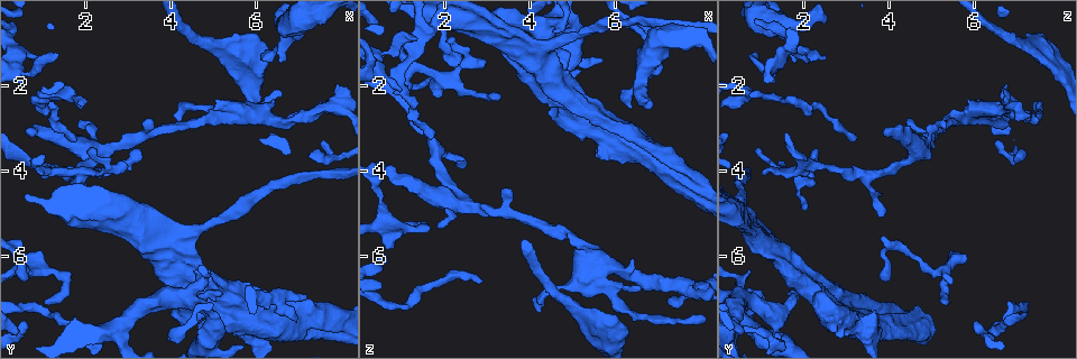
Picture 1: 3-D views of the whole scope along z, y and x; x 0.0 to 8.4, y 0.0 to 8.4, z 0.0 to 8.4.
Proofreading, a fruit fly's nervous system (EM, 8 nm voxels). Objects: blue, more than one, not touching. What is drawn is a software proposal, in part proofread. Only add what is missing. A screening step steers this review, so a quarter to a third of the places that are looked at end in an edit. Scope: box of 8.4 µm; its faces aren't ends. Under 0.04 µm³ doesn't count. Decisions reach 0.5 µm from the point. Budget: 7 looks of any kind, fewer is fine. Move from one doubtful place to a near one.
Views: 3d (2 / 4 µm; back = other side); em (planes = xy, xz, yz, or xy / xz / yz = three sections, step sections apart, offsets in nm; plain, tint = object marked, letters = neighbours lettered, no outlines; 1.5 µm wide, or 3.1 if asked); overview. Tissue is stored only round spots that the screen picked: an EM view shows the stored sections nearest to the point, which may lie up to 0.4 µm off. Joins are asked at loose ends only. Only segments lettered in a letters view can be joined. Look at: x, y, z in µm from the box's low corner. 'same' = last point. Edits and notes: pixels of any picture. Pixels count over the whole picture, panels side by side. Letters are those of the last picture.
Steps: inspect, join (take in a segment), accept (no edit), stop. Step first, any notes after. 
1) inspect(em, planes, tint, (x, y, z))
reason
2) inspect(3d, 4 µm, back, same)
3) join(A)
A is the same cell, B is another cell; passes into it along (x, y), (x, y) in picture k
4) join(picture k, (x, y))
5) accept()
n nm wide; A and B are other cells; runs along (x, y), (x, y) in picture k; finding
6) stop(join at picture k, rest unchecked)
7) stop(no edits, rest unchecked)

inspect(em, yz, step 8, letters, (1.35, 1.30, 0.90))
an open end

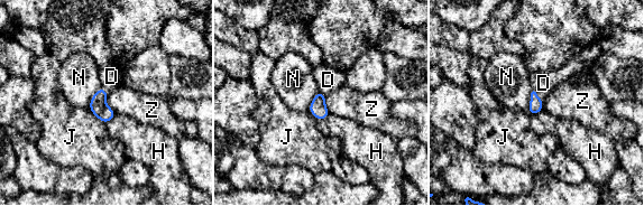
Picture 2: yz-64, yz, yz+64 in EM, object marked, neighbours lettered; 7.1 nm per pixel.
join(D)
N touches over 180 nm; D is the same cell, H, J, N and Z are other cells; passes into it along (535, 105), (536, 95), (543, 83) in picture 2; the neuron continues

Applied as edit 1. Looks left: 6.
inspect(overview)
see it whole again

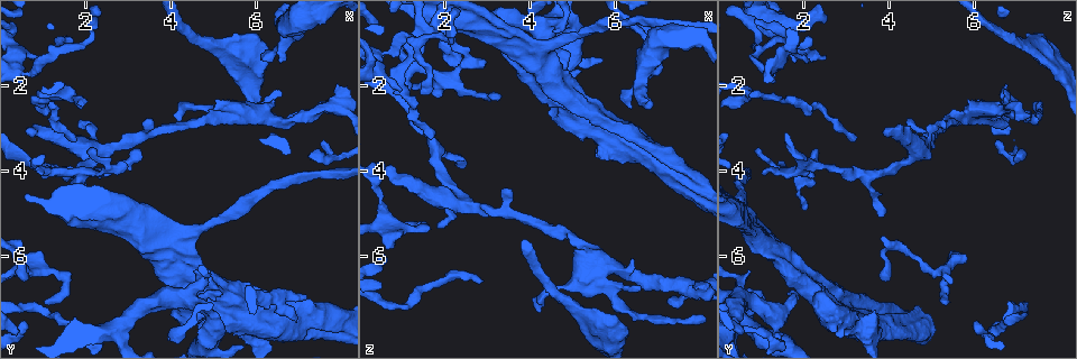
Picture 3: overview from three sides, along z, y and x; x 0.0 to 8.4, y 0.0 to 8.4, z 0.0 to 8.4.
inspect(3d, 4 µm, (3.55, 2.85, 4.50))
branch stops here

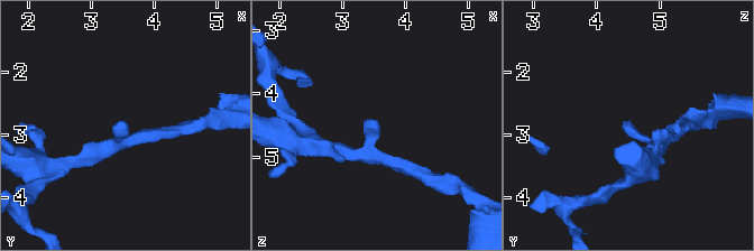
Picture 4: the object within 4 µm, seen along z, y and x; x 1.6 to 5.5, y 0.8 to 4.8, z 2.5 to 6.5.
inspect(em, planes, plain, (3.60, 2.80, 4.50))

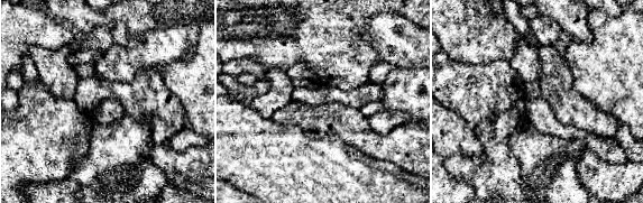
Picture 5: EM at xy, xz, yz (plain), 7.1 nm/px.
inspect(em, planes, letters, same)

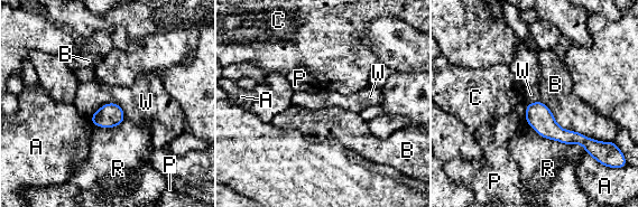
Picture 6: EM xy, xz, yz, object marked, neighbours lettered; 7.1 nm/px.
accept()
170 nm wide; A, B, C, P, R and W are other cells; no lettered segment goes on from it

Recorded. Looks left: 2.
inspect(3d, 2 µm, (1.75, 3.30, 3.15))
an open end

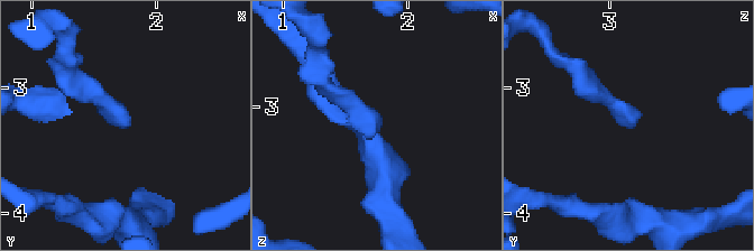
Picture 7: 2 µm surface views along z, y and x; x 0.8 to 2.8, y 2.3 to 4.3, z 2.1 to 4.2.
inspect(em, planes, letters, (1.80, 3.30, 3.14))

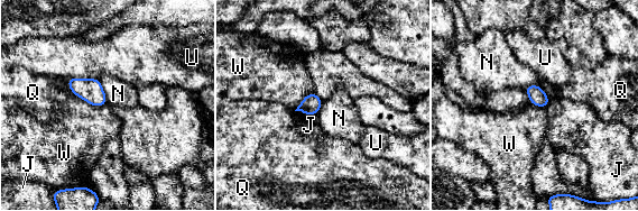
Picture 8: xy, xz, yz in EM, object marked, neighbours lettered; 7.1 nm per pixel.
accept()
J, N, Q, U and W are other cells; none of them fits

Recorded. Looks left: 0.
stop(join at picture 2, rest unchecked)

